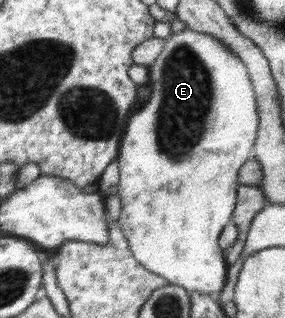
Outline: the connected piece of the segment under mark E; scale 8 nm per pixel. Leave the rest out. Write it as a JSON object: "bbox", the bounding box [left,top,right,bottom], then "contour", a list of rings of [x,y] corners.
{"bbox":[115,28,259,296],"contour":[[[185,28],[178,33],[172,33],[166,39],[165,46],[153,64],[148,67],[149,81],[151,84],[151,93],[149,98],[139,106],[133,114],[129,116],[125,132],[121,137],[118,157],[116,162],[119,164],[120,182],[116,195],[120,199],[121,212],[116,219],[118,223],[115,228],[121,230],[129,244],[129,250],[139,264],[142,264],[147,270],[162,276],[169,283],[176,284],[185,288],[189,292],[204,293],[211,296],[213,293],[221,293],[225,289],[227,282],[227,262],[225,262],[224,250],[219,246],[218,240],[221,232],[232,221],[233,211],[237,201],[237,192],[240,188],[238,184],[238,175],[243,164],[251,158],[253,145],[257,136],[259,115],[256,109],[256,100],[254,88],[249,80],[247,68],[235,56],[227,44],[219,42],[217,38],[209,34],[195,32],[191,28]]]}

